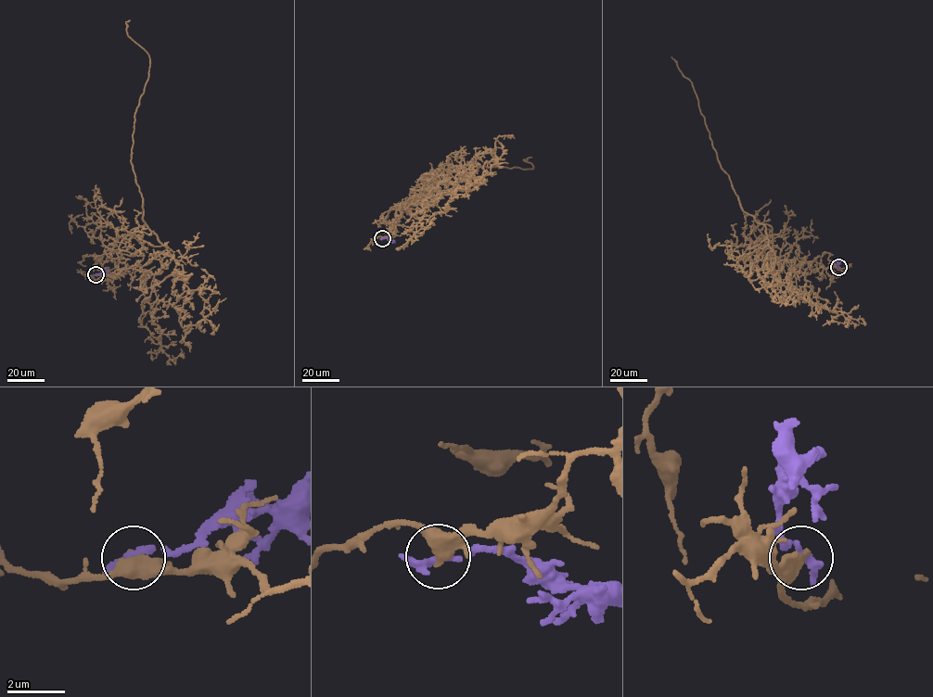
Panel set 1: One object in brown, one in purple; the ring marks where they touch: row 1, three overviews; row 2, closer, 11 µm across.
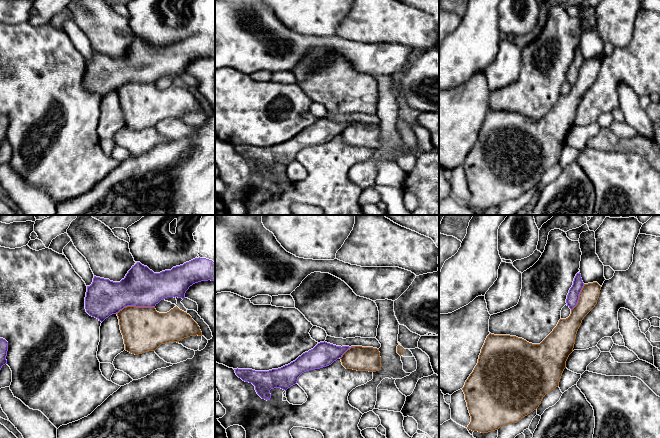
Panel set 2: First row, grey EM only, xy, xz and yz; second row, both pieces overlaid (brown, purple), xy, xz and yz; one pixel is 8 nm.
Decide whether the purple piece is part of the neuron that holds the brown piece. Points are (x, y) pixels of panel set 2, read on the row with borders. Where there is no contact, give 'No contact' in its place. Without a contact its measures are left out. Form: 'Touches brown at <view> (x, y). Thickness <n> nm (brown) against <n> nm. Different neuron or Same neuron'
Touches brown at xy (134, 306). Thickness 360 nm (brown) against 320 nm. Different neuron

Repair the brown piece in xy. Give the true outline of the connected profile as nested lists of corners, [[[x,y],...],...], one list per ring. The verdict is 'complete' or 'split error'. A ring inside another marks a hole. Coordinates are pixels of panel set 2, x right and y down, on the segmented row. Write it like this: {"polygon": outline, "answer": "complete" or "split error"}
{"polygon": [[[127,306],[116,314],[119,319],[125,350],[135,355],[155,351],[161,344],[178,343],[190,336],[202,336],[198,324],[189,314],[180,310],[177,306],[167,313],[159,313],[155,307]]], "answer": "complete"}

